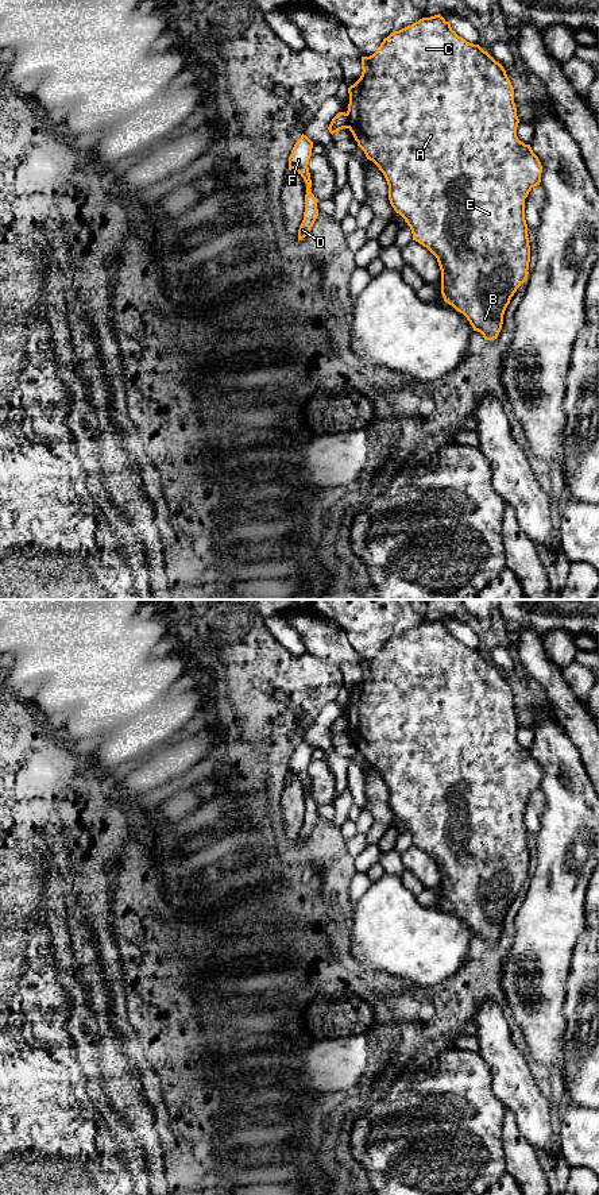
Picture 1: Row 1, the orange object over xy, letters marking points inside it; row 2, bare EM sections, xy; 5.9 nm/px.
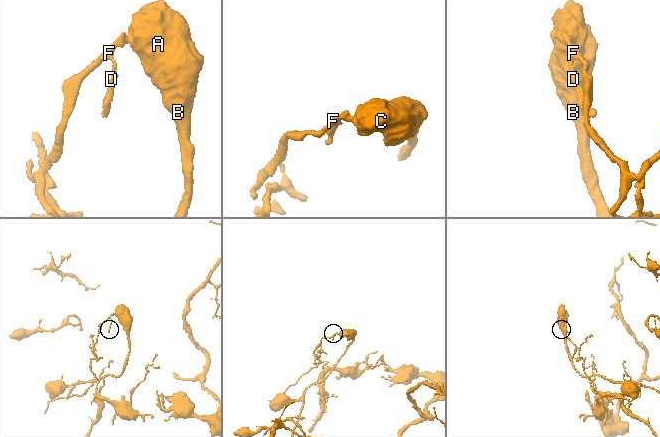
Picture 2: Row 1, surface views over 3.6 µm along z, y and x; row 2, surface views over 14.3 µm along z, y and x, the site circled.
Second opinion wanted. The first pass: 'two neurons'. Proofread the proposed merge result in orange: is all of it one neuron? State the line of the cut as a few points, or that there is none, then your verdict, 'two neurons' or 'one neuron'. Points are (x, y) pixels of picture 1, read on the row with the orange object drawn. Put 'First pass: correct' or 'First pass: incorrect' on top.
First pass: correct
cut xy (346, 114), (348, 127); two neurons

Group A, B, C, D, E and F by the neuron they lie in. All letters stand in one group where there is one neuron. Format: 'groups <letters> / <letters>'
groups A B C E / D F

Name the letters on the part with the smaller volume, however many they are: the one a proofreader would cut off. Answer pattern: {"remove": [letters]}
{"remove": ["A", "B", "C", "E"]}

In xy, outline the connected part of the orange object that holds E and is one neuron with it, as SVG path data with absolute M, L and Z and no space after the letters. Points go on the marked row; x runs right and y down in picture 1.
M440 14L422 18L411 26L391 32L372 55L362 57L362 69L360 78L348 88L348 128L367 159L372 161L383 173L389 185L390 204L410 227L413 240L426 247L437 258L444 301L463 313L474 331L480 332L486 340L494 340L502 329L503 315L511 297L529 274L530 246L525 220L525 198L534 186L540 185L542 173L541 162L530 144L525 144L517 136L519 119L514 103L514 88L506 70L479 45L469 43L459 36L452 30L451 23Z

